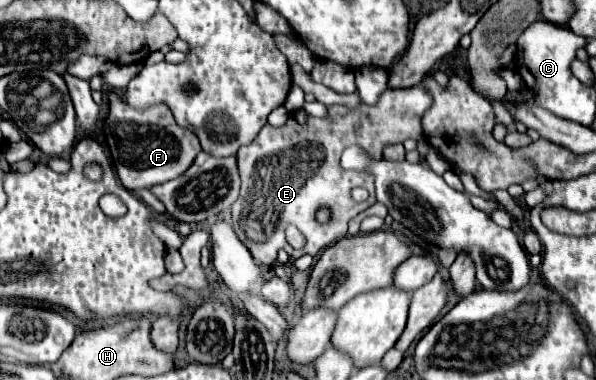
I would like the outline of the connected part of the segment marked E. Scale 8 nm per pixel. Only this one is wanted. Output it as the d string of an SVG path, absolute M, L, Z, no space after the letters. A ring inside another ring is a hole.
M411 86L403 90L393 90L387 88L383 96L379 96L379 104L367 106L359 104L357 108L347 108L347 106L327 106L327 114L323 118L309 116L303 110L295 110L289 120L275 128L271 124L265 124L261 132L257 134L257 140L251 144L239 148L237 152L237 166L239 166L239 176L241 176L241 192L235 204L231 206L231 224L239 240L249 248L251 256L255 258L257 264L261 266L271 266L277 260L279 250L285 250L291 258L299 258L303 254L317 256L323 248L335 244L337 240L347 236L347 222L375 204L375 188L371 180L371 172L355 172L355 170L343 170L339 164L341 152L347 146L361 146L369 156L383 156L383 148L387 144L397 144L405 142L407 138L421 140L423 138L423 128L421 128L421 116L423 112L431 106L431 96L425 92L423 86ZM363 186L369 192L369 198L365 202L355 202L351 198L351 190ZM325 206L331 212L331 220L327 224L319 224L315 220L315 212ZM289 224L295 224L305 236L307 236L307 248L295 250L289 246L285 238L285 228Z

